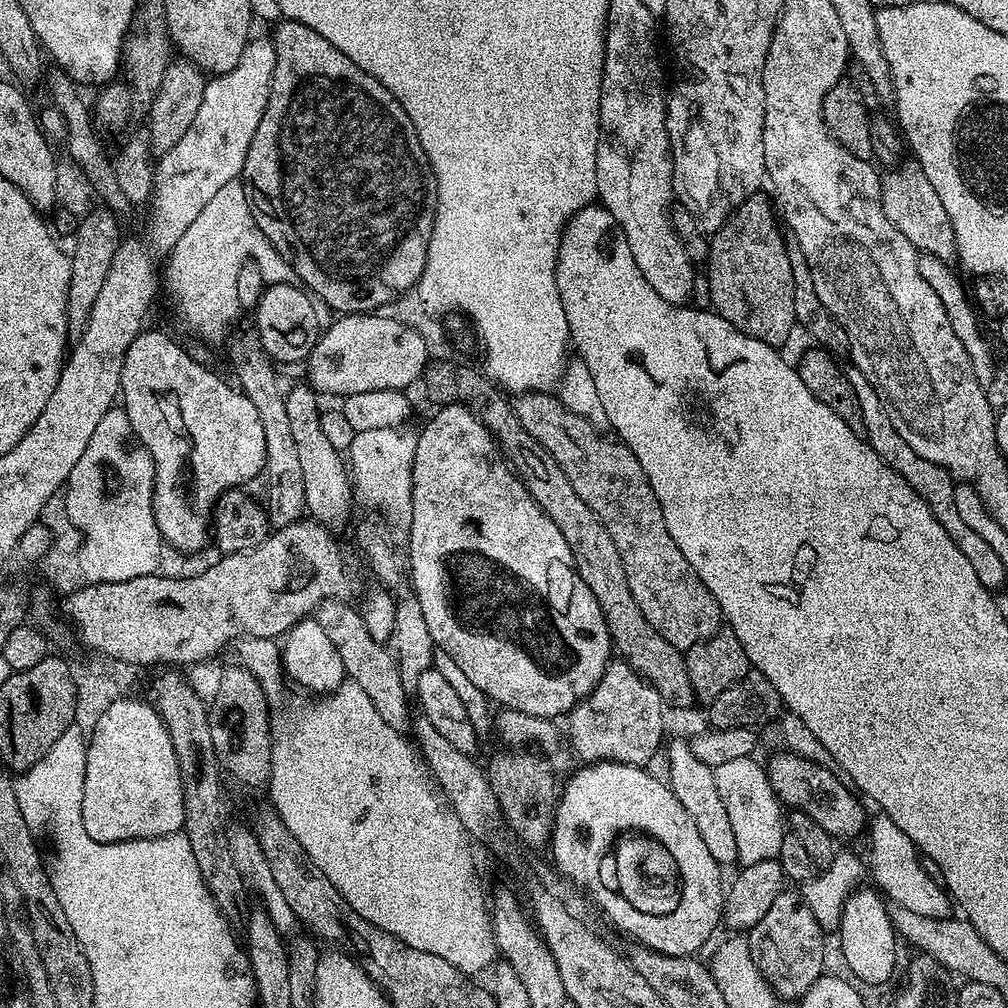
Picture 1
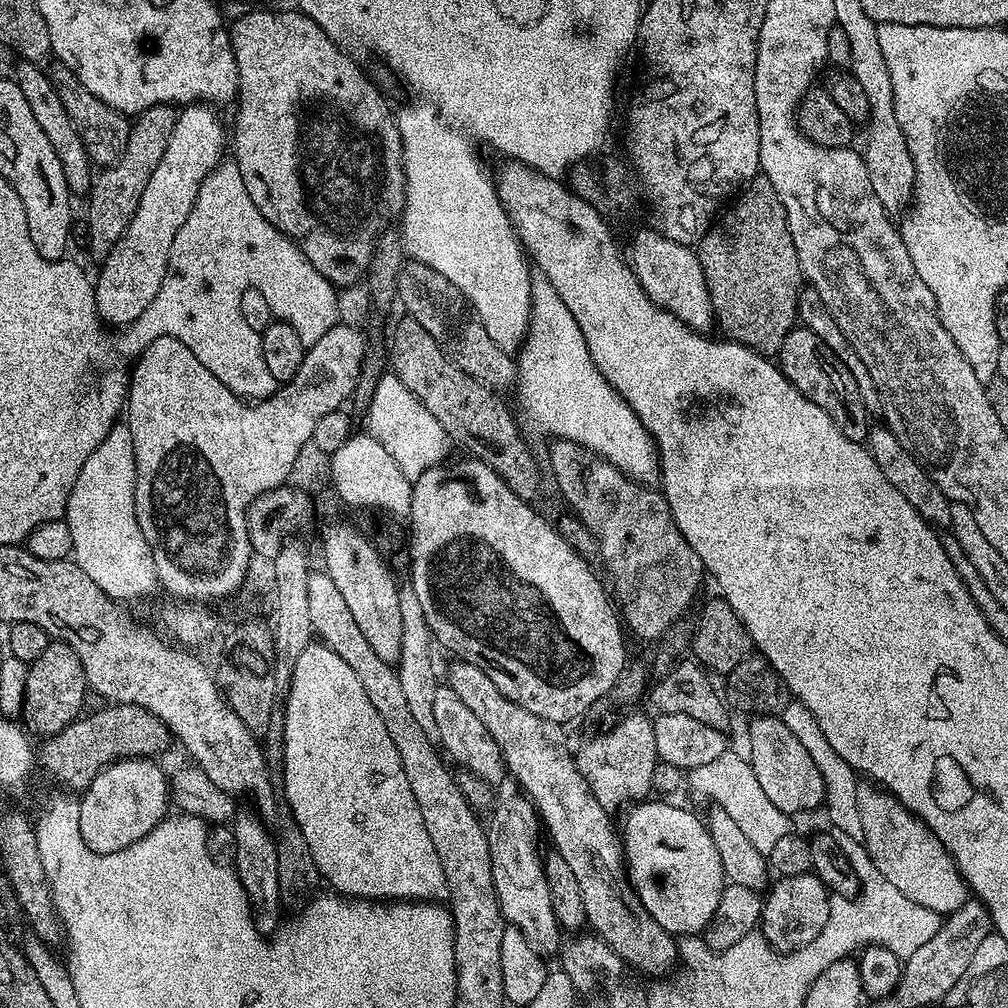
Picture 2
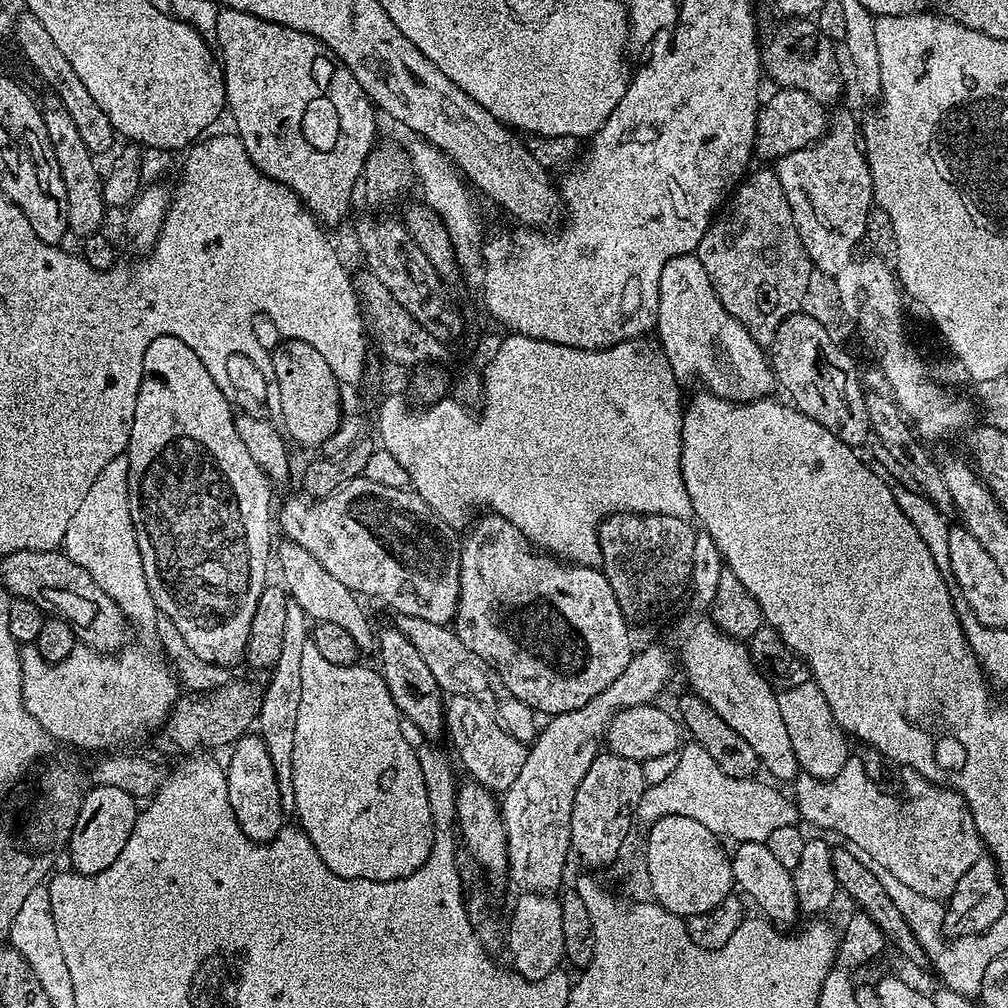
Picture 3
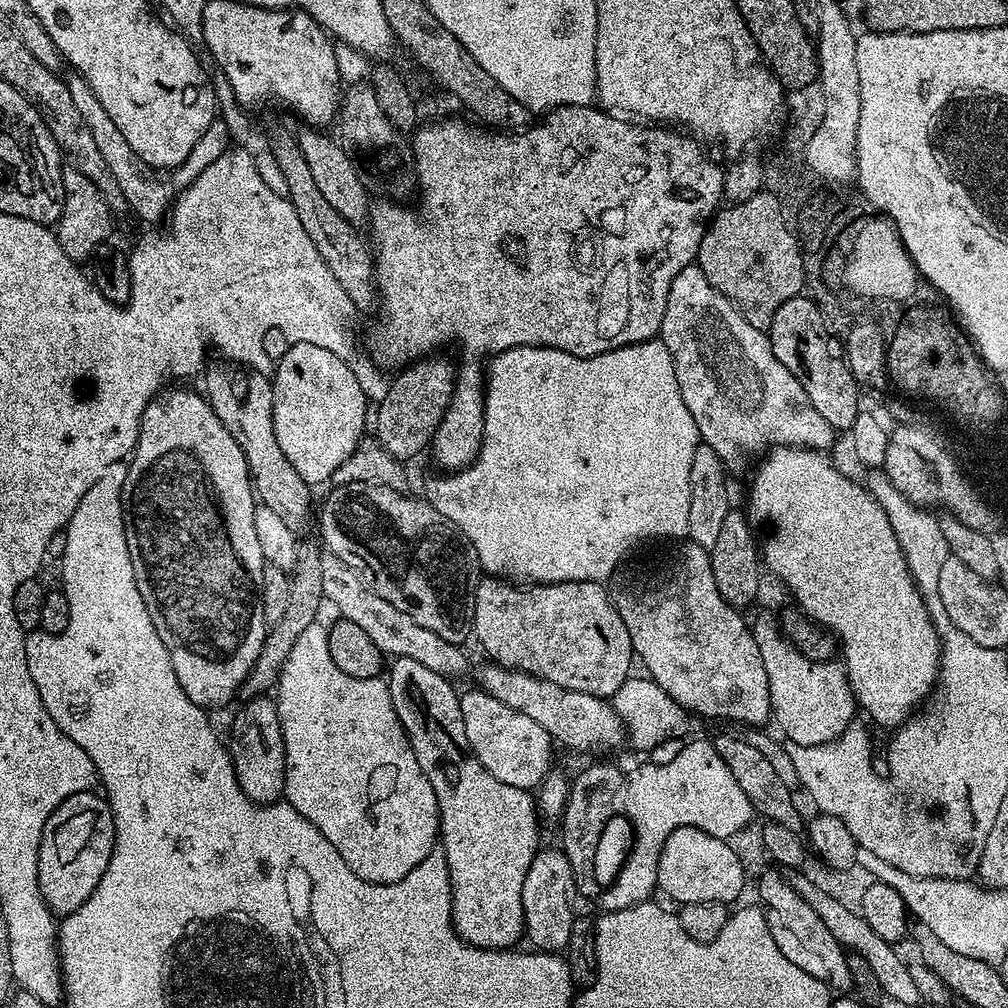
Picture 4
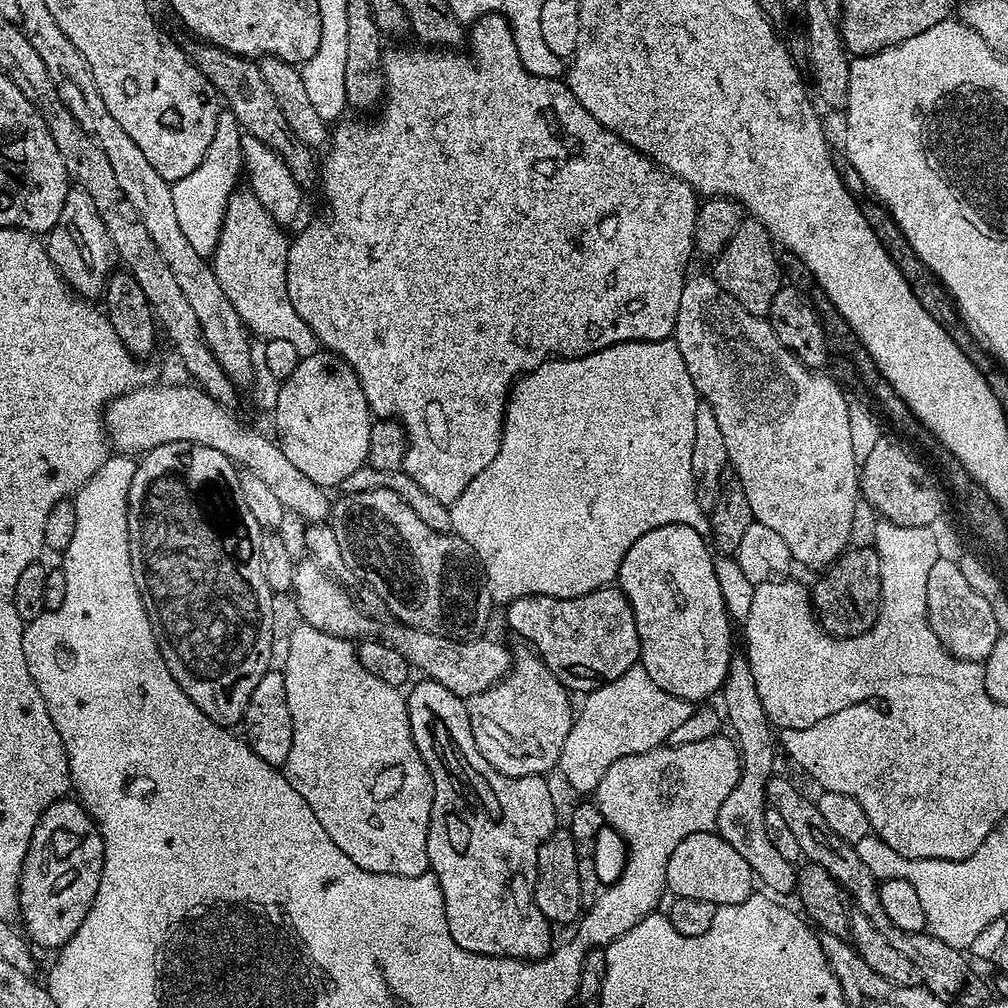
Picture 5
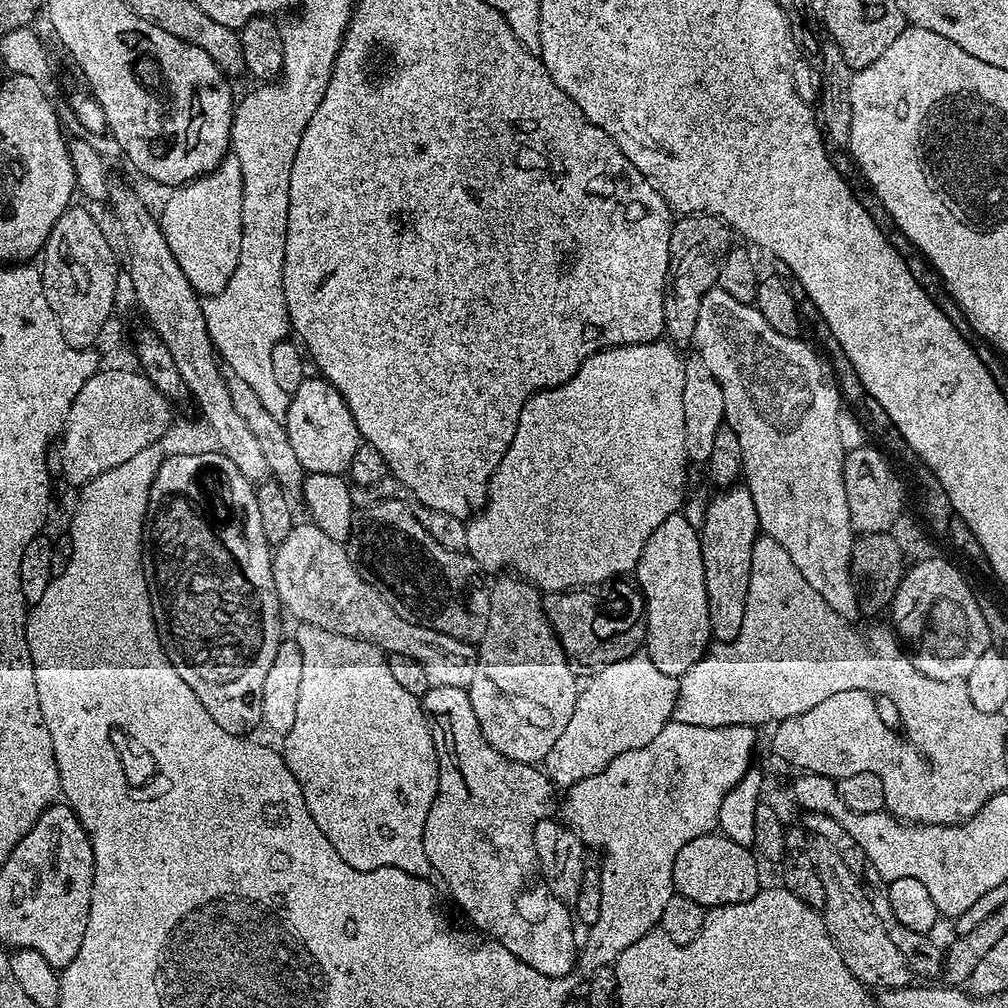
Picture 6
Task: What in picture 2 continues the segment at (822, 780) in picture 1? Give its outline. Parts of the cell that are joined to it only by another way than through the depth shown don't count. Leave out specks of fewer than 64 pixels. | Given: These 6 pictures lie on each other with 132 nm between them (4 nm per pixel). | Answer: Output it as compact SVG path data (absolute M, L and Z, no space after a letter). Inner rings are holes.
M753 715L749 720L752 721L748 724L746 759L752 765L766 798L770 798L778 810L789 814L819 809L824 802L822 774L818 774L818 766L814 766L814 758L810 758L802 742L786 730L785 721L780 716Z

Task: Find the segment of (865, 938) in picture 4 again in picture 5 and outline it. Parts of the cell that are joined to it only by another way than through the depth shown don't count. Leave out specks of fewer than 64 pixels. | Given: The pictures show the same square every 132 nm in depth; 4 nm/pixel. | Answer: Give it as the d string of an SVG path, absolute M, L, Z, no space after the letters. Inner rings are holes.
M736 650L733 651L731 656L730 666L727 670L727 676L724 679L724 684L720 691L720 699L724 704L722 707L726 722L732 726L735 733L734 738L737 742L737 747L740 750L741 759L741 772L738 782L734 786L734 790L726 796L722 807L718 810L718 818L716 819L715 832L718 836L728 842L730 846L742 855L750 866L753 875L763 884L770 888L771 893L778 896L782 894L791 895L796 889L796 868L795 865L788 859L783 858L782 854L774 848L770 843L770 838L766 837L765 826L765 810L768 807L767 803L767 784L769 778L775 773L776 768L774 764L776 762L776 752L778 756L778 746L774 735L774 728L771 720L765 713L762 706L761 699L758 698L757 683L754 682L753 671L750 670L750 664L748 655L745 651Z

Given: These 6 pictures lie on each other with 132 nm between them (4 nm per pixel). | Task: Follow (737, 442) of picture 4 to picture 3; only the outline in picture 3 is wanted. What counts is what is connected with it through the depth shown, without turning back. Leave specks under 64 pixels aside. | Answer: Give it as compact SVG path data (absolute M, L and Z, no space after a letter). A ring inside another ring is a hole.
M675 256L662 266L662 278L658 282L658 314L656 315L655 335L660 335L658 347L668 359L668 365L677 381L697 380L700 386L714 396L724 400L733 400L736 404L748 404L751 400L763 400L774 388L774 377L769 357L765 349L722 306L718 294L714 294L714 286L710 286L710 278L706 278L706 270L702 270L702 262L697 256Z

